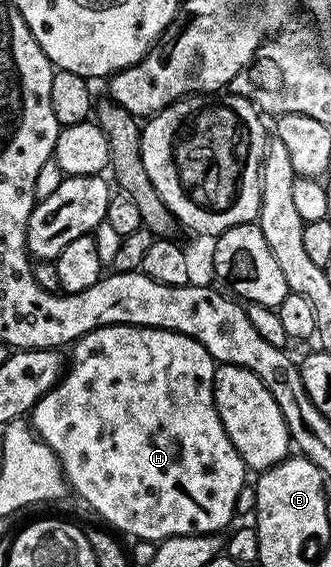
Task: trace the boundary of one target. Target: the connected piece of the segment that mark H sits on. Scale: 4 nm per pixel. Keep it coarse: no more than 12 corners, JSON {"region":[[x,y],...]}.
{"region":[[174,330],[72,343],[31,425],[153,543],[234,521],[215,363]]}

